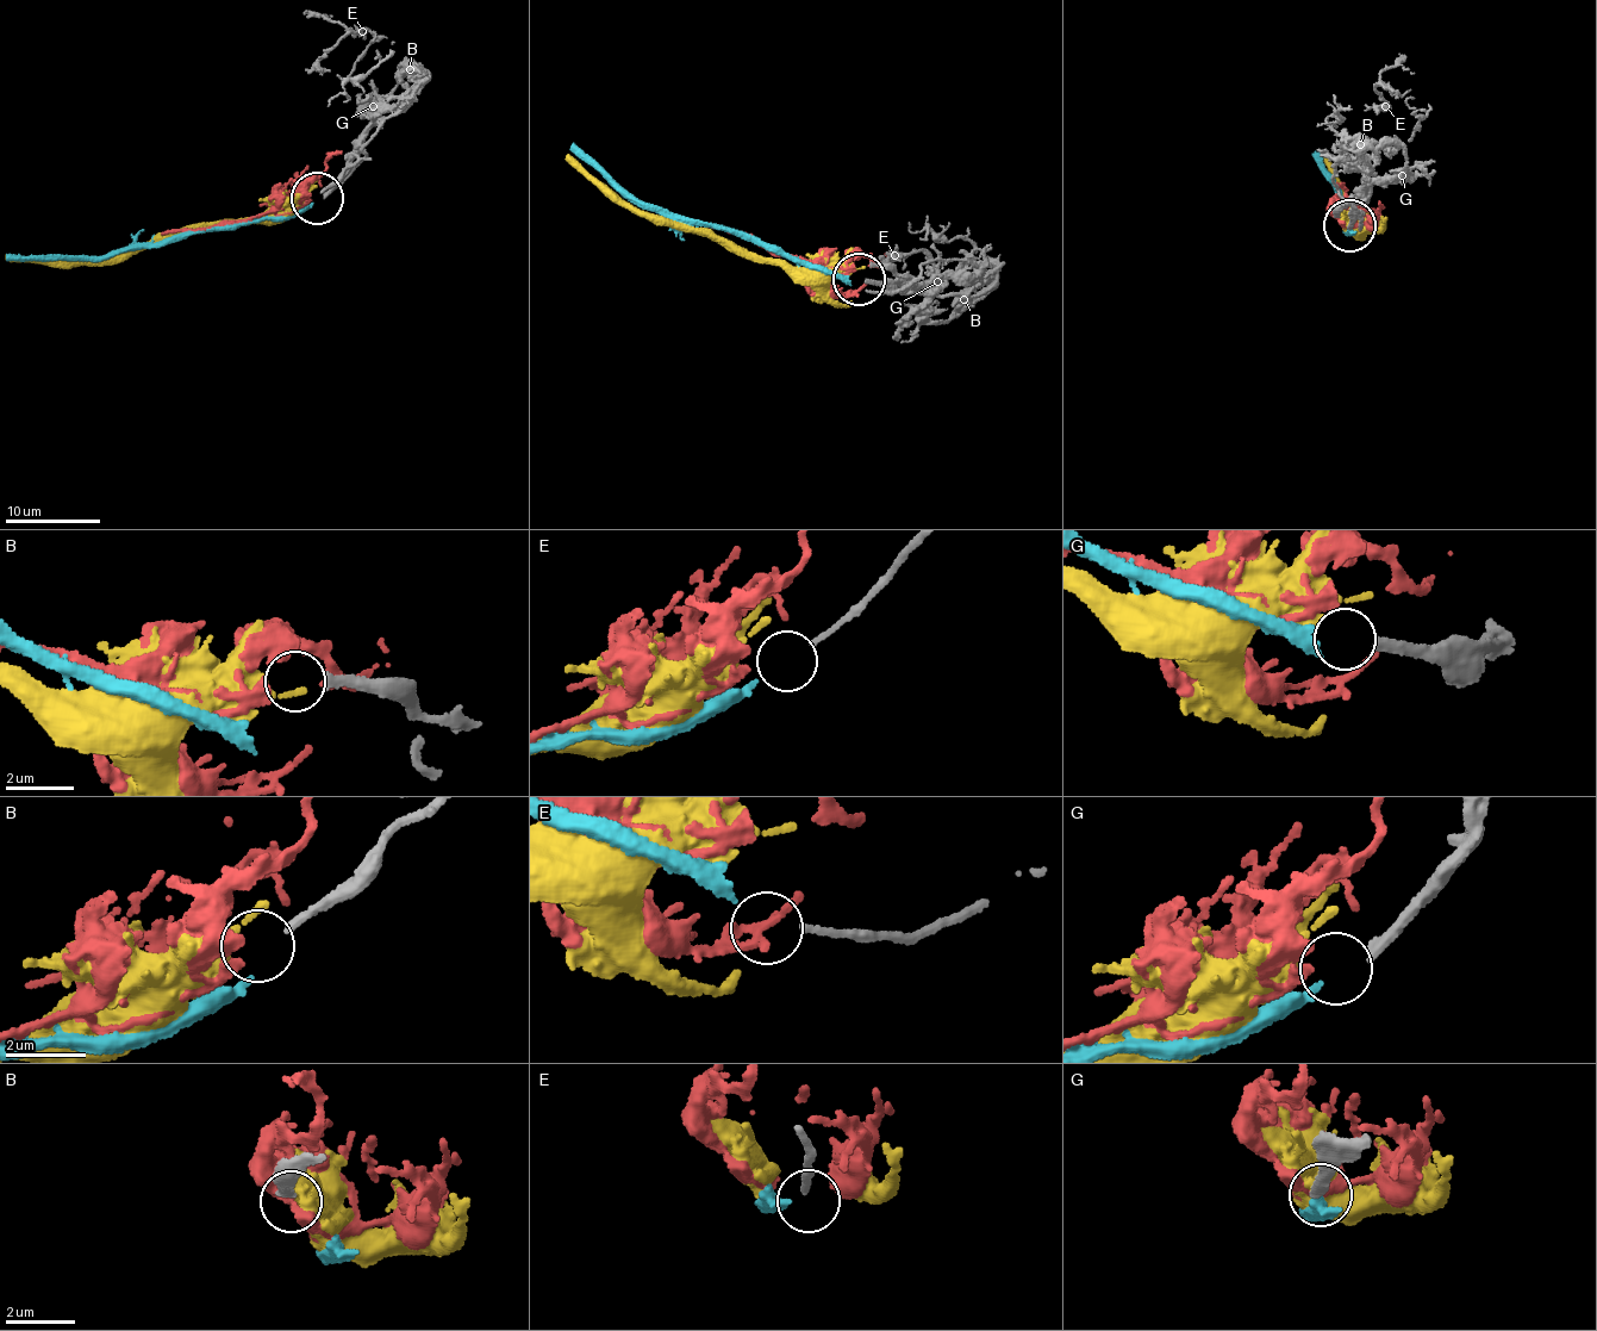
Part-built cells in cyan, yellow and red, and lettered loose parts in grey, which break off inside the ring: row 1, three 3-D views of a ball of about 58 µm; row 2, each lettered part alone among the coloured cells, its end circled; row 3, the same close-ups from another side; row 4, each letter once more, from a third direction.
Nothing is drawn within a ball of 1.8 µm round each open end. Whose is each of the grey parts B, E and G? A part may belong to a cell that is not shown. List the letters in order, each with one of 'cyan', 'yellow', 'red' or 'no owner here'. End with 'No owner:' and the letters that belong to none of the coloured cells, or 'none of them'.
B: red
E: no owner here
G: cyan
No owner: E

